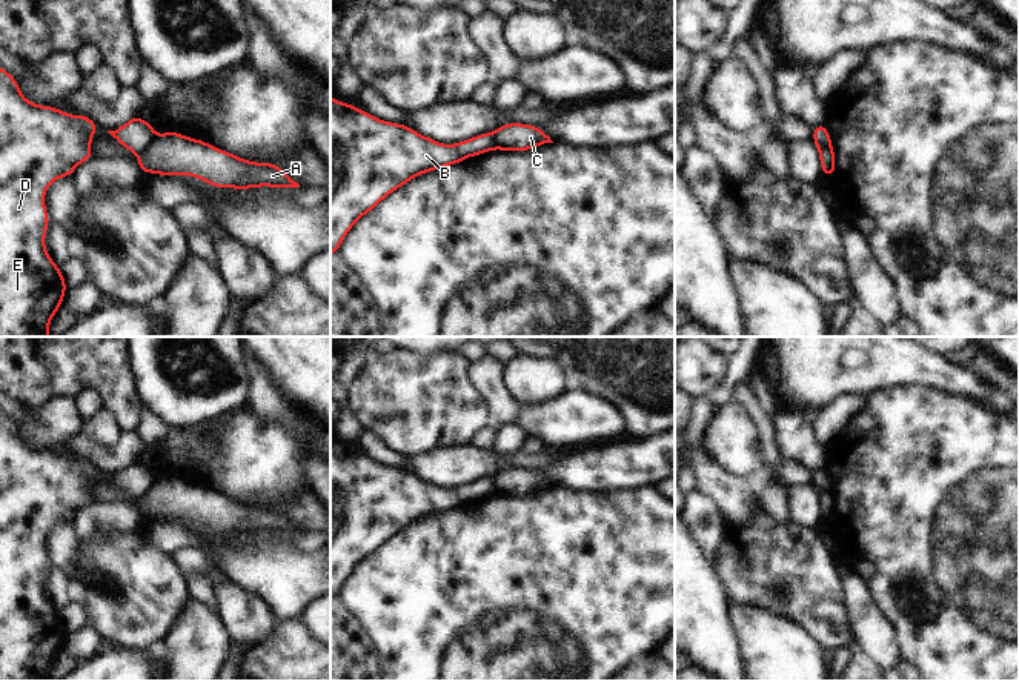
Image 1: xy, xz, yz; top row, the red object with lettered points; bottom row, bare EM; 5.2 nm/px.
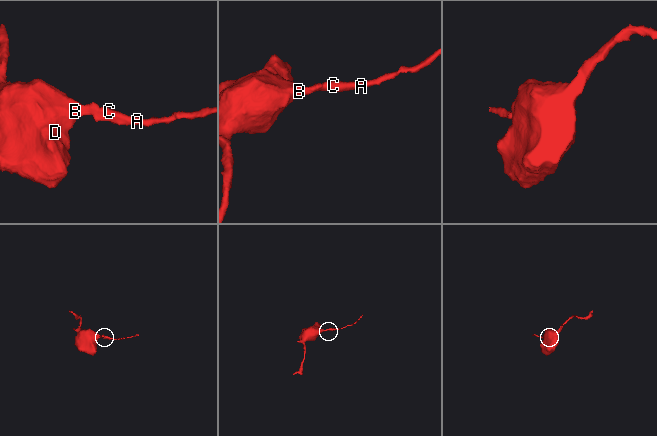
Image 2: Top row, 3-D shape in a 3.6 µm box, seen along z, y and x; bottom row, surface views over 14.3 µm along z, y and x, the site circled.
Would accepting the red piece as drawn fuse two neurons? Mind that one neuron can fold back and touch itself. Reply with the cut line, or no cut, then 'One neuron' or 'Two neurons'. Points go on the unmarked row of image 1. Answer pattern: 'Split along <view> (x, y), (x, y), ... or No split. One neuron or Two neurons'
Split along xy (154, 481), (139, 498). Two neurons.

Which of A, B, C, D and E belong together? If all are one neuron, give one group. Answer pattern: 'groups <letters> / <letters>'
groups A C / B D E

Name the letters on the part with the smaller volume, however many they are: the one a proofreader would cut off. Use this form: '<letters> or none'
A, C

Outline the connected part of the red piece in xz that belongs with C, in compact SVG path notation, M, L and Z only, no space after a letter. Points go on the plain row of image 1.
M509 467L500 470L492 477L492 484L495 493L515 497L527 495L546 487L553 487L550 481L538 470L521 467Z

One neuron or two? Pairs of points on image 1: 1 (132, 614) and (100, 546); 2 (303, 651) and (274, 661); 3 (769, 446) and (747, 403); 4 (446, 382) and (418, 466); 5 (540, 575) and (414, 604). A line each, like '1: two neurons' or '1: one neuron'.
1: one neuron
2: one neuron
3: one neuron
4: two neurons
5: one neuron

